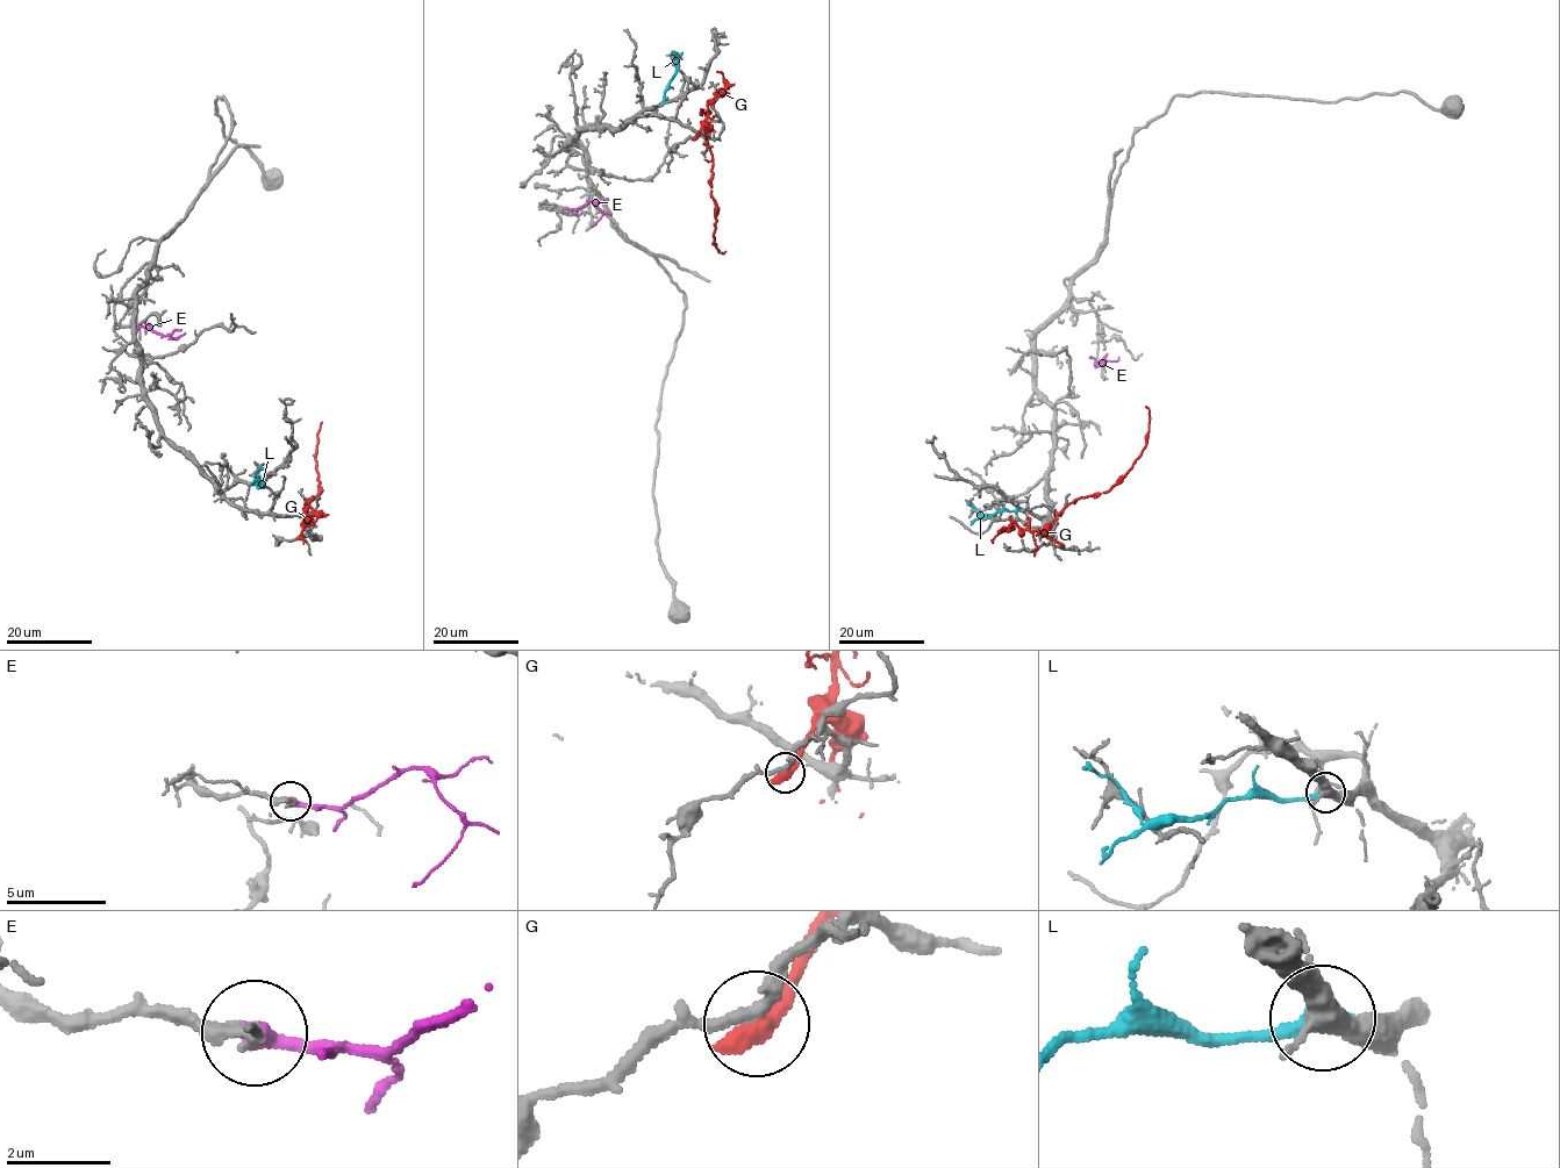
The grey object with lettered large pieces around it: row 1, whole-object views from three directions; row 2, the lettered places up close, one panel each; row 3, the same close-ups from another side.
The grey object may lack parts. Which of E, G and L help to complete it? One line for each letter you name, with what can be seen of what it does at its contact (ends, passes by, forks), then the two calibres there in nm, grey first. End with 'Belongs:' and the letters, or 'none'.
E: it ends | 280/440 nm
Belongs: E

